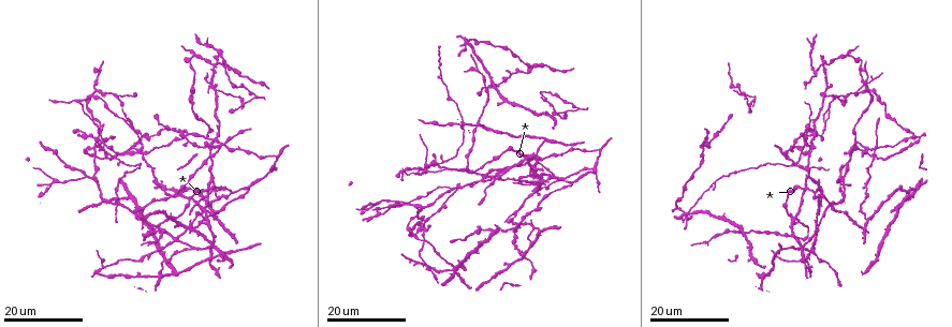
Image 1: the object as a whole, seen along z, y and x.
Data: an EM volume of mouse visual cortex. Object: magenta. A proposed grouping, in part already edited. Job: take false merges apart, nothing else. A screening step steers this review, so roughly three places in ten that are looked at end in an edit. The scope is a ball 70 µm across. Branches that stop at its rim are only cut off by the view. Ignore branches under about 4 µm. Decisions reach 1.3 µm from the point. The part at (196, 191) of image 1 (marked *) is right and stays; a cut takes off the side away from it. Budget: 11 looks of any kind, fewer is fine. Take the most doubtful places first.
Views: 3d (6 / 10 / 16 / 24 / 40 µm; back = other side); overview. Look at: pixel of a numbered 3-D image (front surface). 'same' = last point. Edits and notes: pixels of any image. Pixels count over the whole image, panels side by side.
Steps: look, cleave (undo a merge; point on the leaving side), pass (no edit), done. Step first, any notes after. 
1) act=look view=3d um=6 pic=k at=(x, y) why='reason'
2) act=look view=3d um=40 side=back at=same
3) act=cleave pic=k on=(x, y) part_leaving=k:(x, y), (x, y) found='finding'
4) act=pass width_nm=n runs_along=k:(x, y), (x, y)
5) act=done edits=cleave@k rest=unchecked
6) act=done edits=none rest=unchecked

act=look view=3d um=24 pic=1 at=(377, 203) why='arms run side by side'

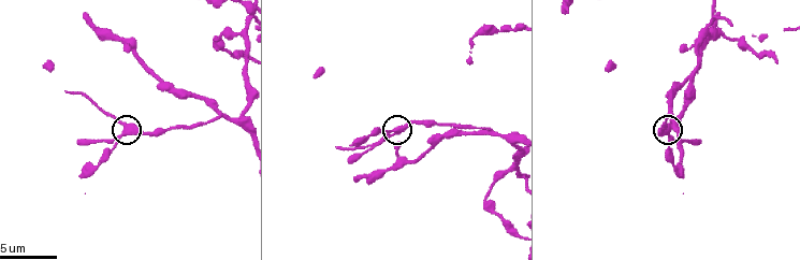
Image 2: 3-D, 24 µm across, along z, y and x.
act=look view=3d um=6 pic=2 at=(396, 131)

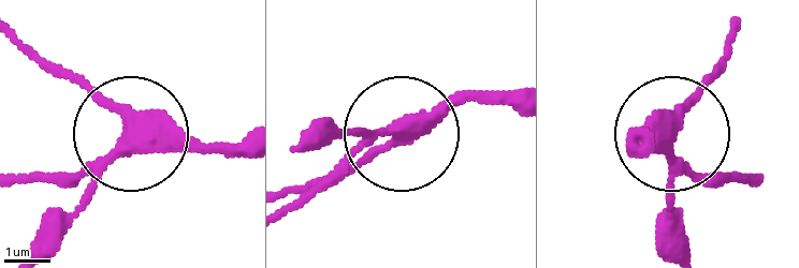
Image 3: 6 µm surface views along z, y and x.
act=pass arms=4 runs_along=3:(518, 102), (460, 94), (398, 129), (302, 129) found='one cell here'

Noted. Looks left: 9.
act=look view=3d um=16 pic=1 at=(804, 143) why='three-way junction'

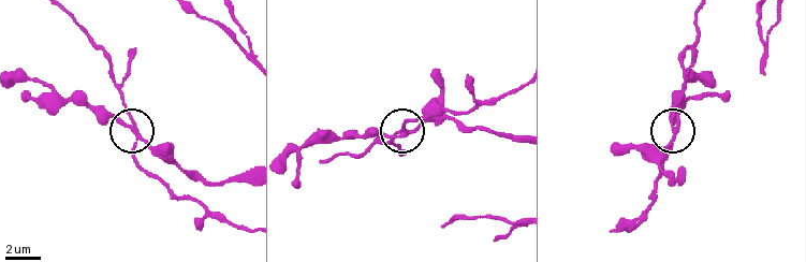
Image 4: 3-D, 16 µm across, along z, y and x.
act=look view=3d um=6 pic=4 at=(136, 134) why='closer look'

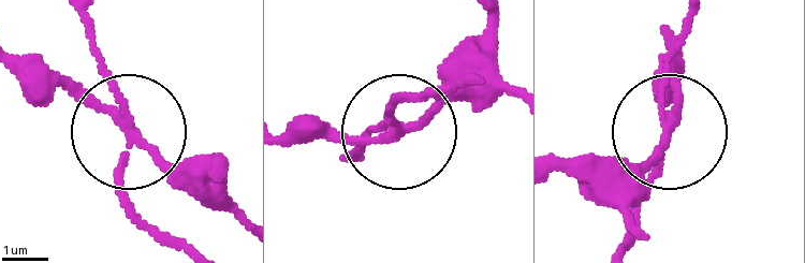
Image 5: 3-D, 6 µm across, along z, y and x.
act=look view=3d um=6 side=back pic=5 at=(400, 127) why='from behind'

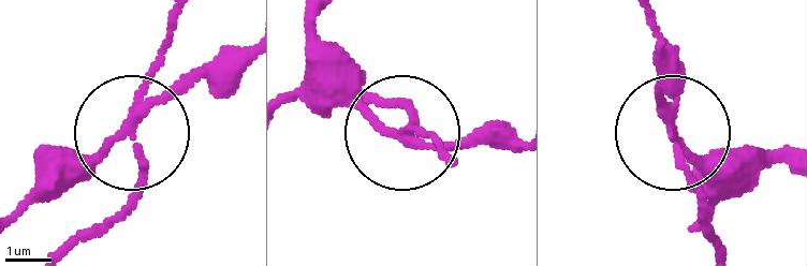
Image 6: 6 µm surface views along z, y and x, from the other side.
act=pass width_nm=190 runs_along=6:(16, 222), (120, 142), (166, 30) found='one cell here'

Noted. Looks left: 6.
act=look view=3d um=10 pic=2 at=(491, 128) why='arms part here'

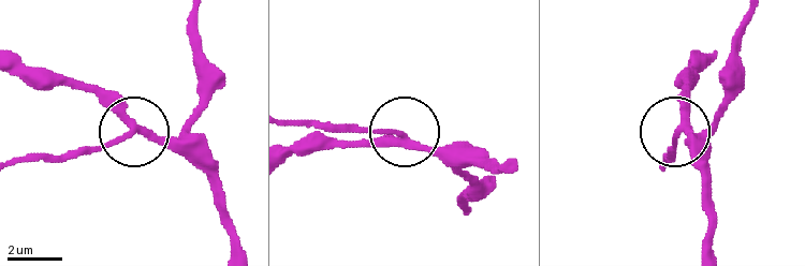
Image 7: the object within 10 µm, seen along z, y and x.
act=pass runs_along=7:(243, 246), (219, 190), (191, 163), (129, 128), (83, 82) found='continuous, no second cell'

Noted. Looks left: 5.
act=look view=3d um=24 pic=1 at=(192, 249) why='arms part here'

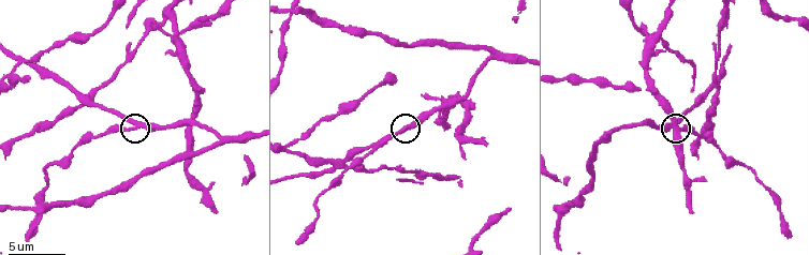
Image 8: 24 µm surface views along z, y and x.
act=look view=3d um=10 pic=8 at=(133, 130)

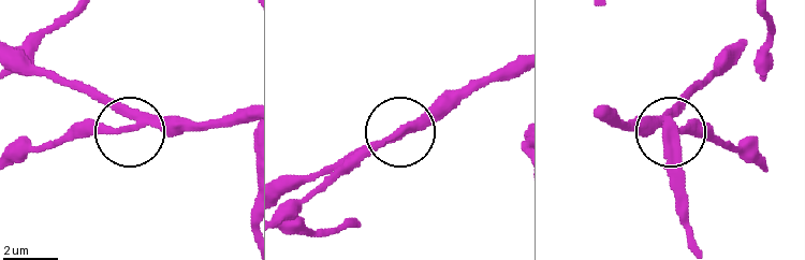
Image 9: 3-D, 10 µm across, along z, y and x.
act=pass side_arm_um=67 arms=3 found='continuous, no second cell'

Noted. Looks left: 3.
act=look view=3d um=16 pic=1 at=(808, 169)

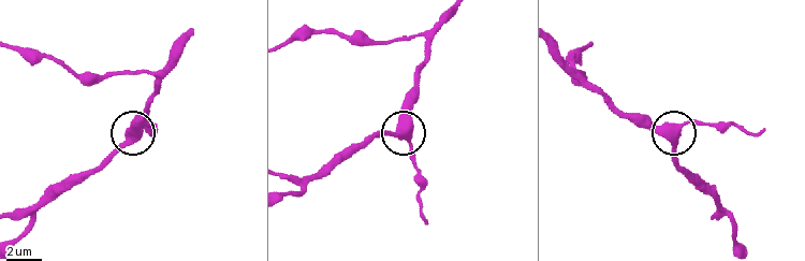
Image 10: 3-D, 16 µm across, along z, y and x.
act=look view=3d um=10 pic=10 at=(678, 126)

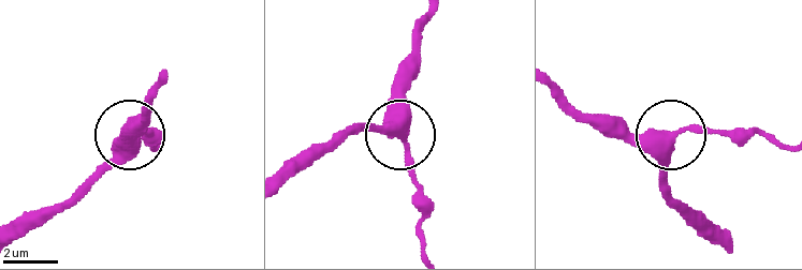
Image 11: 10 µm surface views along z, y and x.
act=pass runs_along=11:(286, 176), (341, 134), (390, 132), (408, 152), (424, 220) found='continuous, no second cell'

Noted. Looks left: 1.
act=done edits=none rest=unchecked

